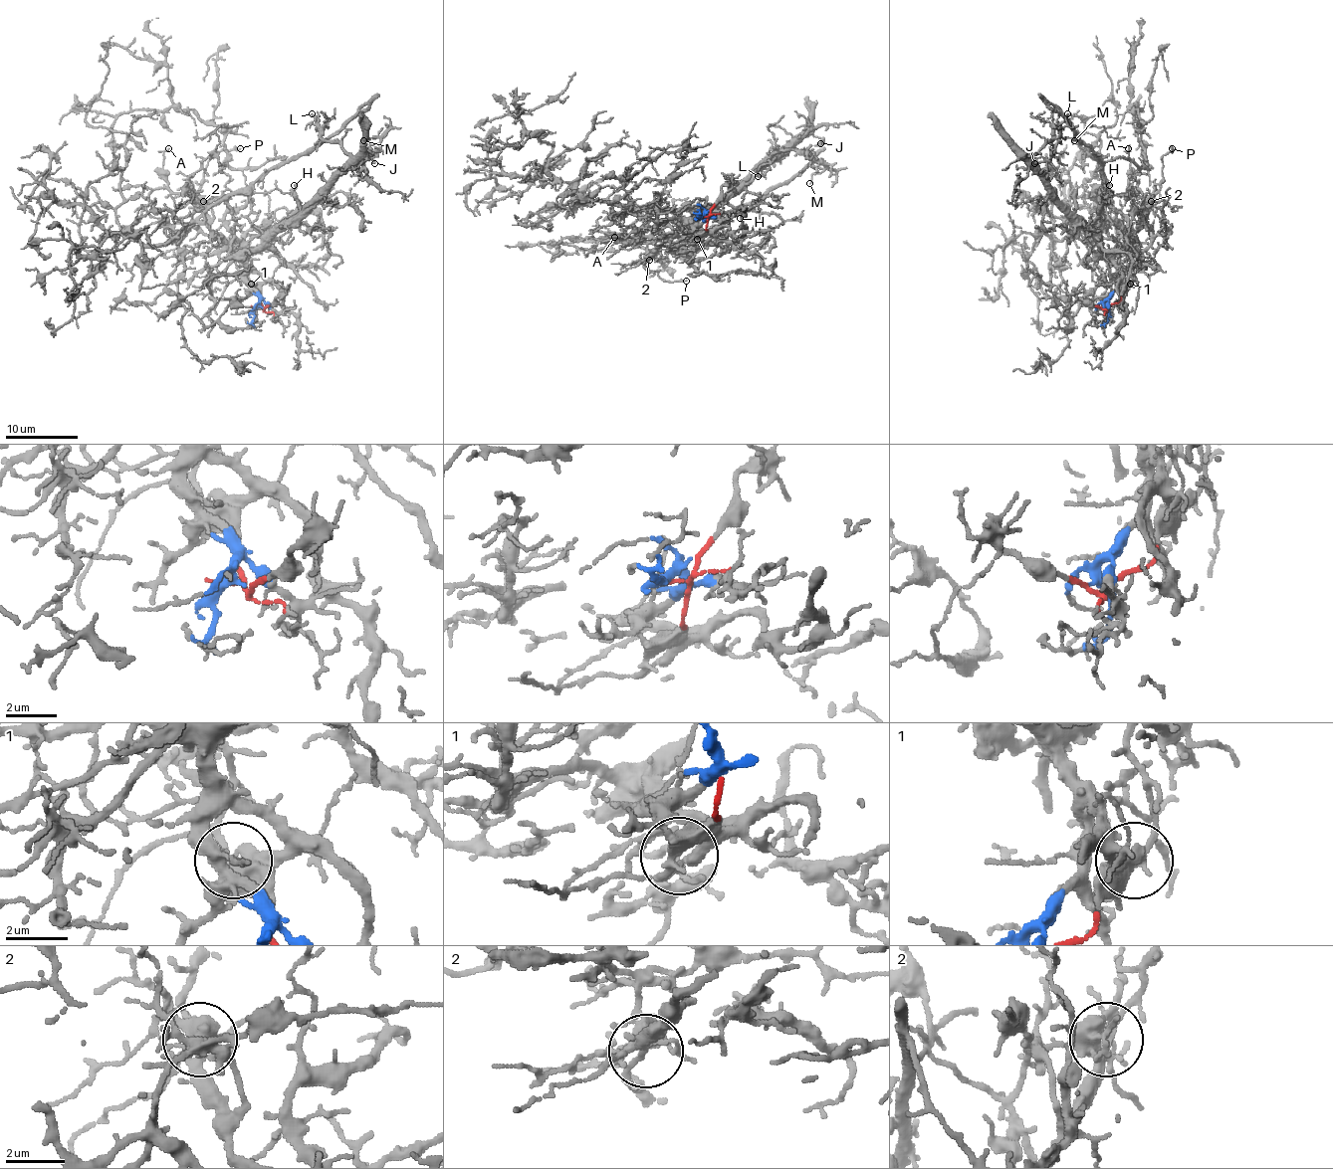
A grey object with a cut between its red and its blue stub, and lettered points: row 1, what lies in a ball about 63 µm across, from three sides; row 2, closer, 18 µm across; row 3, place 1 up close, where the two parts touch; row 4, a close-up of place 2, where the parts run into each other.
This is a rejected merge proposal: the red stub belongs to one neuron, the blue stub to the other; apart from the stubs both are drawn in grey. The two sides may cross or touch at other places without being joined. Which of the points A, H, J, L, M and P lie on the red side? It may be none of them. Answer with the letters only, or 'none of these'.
A

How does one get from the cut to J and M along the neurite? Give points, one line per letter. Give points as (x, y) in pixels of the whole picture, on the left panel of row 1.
J: (255, 307), (259, 293), (246, 279), (246, 259), (361, 158), (370, 152), (375, 156), (374, 163)
M: (255, 307), (259, 293), (246, 279), (246, 259), (346, 165), (368, 158), (379, 143), (377, 138), (363, 139)

